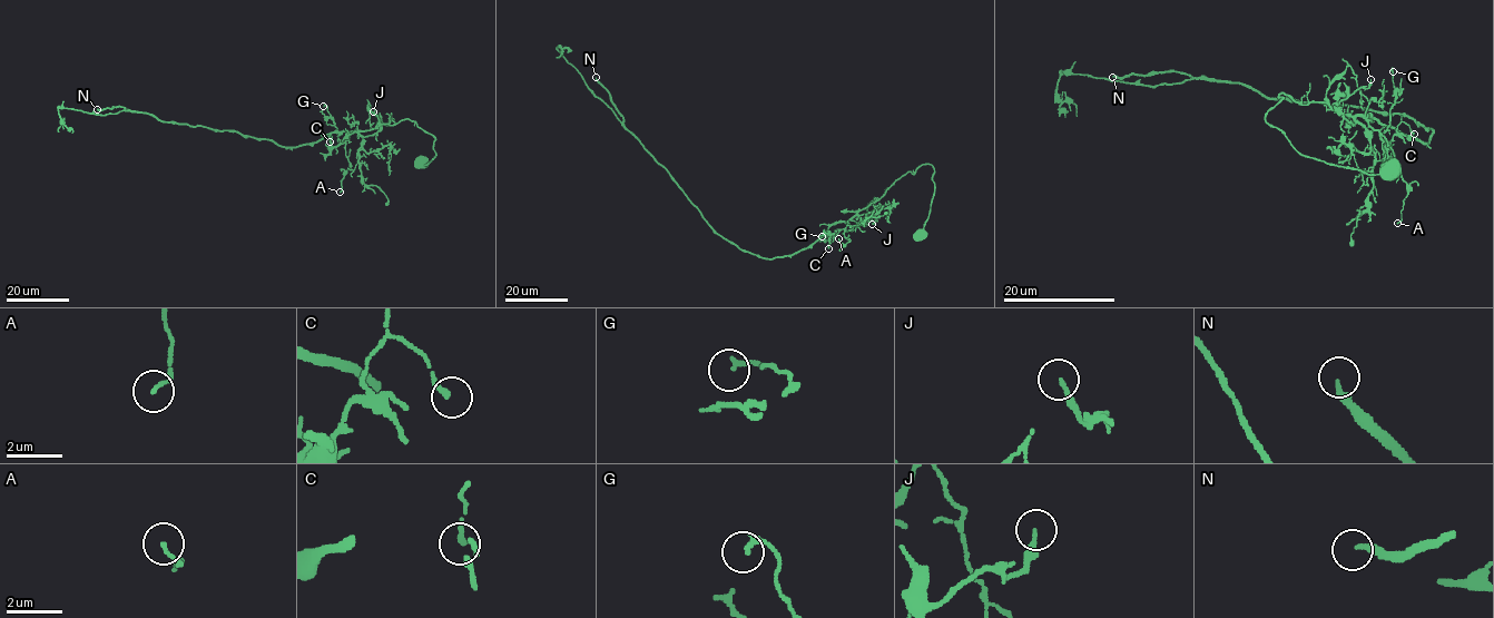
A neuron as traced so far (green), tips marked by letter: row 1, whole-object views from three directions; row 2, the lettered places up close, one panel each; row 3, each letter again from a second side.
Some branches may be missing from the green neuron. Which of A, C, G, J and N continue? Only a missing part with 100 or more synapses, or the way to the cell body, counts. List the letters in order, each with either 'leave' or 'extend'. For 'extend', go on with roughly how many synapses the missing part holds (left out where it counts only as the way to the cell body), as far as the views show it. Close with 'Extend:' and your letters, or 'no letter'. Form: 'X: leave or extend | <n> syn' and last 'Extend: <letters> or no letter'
A: leave
C: leave
G: leave
J: leave
N: extend | 120 syn
Extend: N

